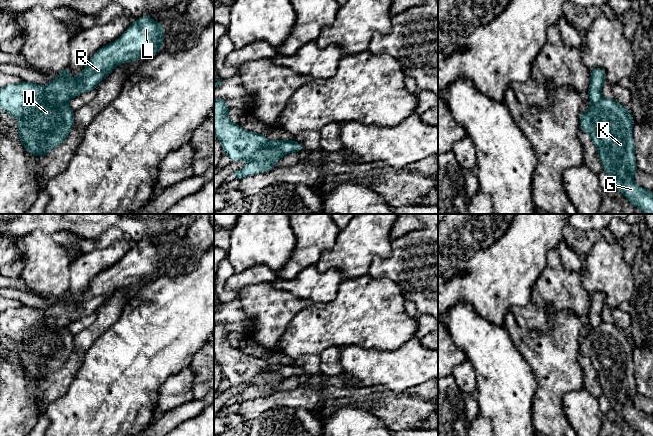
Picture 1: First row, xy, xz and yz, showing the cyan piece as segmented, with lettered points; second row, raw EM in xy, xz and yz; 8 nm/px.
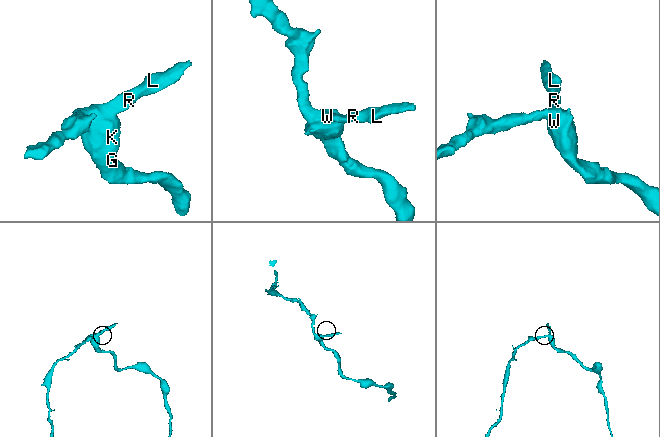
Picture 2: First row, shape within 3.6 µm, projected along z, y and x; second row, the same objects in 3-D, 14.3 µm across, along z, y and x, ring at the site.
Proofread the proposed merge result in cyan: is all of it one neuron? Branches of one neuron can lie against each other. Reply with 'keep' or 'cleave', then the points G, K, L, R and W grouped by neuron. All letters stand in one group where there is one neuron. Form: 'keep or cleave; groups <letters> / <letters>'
cleave; groups G K W / L R

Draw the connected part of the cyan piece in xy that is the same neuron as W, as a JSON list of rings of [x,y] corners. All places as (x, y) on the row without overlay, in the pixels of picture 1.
[[[47,317],[36,320],[30,333],[18,342],[17,355],[19,364],[30,378],[36,378],[38,383],[51,373],[63,367],[74,350],[74,336],[64,325],[64,319]]]

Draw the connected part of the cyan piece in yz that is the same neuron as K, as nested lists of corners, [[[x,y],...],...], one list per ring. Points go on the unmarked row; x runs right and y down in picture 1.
[[[592,319],[589,333],[580,339],[580,352],[590,359],[597,371],[603,395],[608,398],[611,409],[617,412],[634,431],[640,431],[643,436],[653,436],[653,416],[636,409],[633,403],[637,395],[632,360],[633,348],[634,344],[628,332],[620,329],[614,322],[596,322]]]

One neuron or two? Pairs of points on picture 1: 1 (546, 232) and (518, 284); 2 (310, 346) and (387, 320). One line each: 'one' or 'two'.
1: one
2: one

